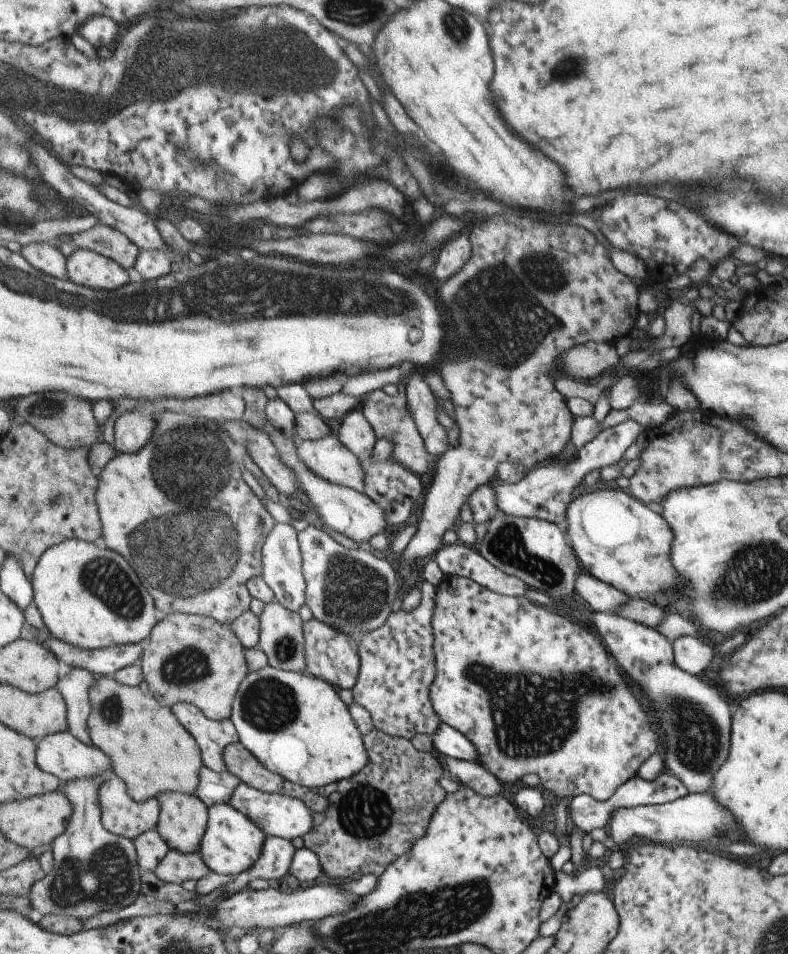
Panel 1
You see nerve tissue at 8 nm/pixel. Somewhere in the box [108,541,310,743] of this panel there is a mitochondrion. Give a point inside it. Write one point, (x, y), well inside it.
(268, 705)

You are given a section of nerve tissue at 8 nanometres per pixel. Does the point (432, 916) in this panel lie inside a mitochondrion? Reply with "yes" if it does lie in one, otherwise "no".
yes

